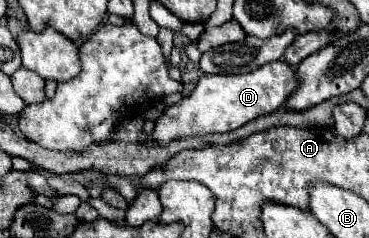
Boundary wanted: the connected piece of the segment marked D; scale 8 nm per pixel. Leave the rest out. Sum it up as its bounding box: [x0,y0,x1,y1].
[153,60,299,144]

